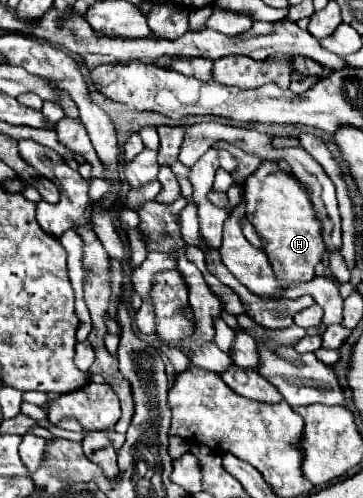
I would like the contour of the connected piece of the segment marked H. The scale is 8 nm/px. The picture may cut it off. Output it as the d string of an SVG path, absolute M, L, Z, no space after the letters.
M264 160L245 180L243 197L246 202L245 218L258 230L264 240L264 252L274 266L274 272L282 282L306 282L314 278L314 268L326 252L322 238L322 222L316 216L310 194L302 188L302 182L282 170L276 162Z

